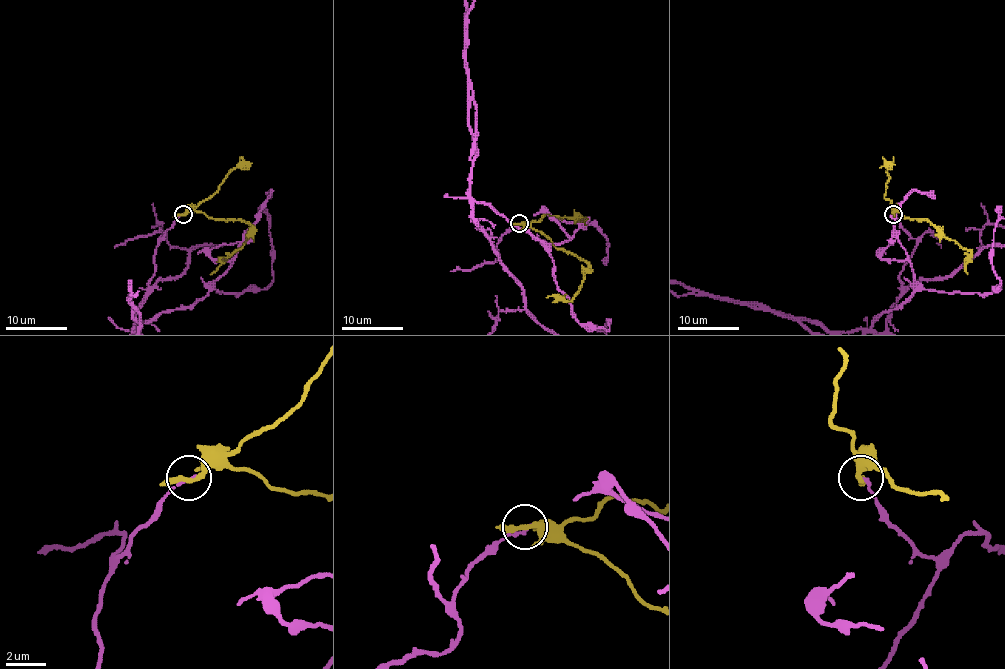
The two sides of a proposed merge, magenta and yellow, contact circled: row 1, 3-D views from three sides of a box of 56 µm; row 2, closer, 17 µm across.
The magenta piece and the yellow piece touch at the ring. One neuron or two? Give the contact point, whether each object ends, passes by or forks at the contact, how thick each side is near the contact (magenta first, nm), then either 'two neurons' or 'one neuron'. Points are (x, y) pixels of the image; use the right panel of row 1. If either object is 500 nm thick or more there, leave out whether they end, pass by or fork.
place (893, 214); magenta ends; yellow passes by; calibres 170 and 260 nm; two neurons

